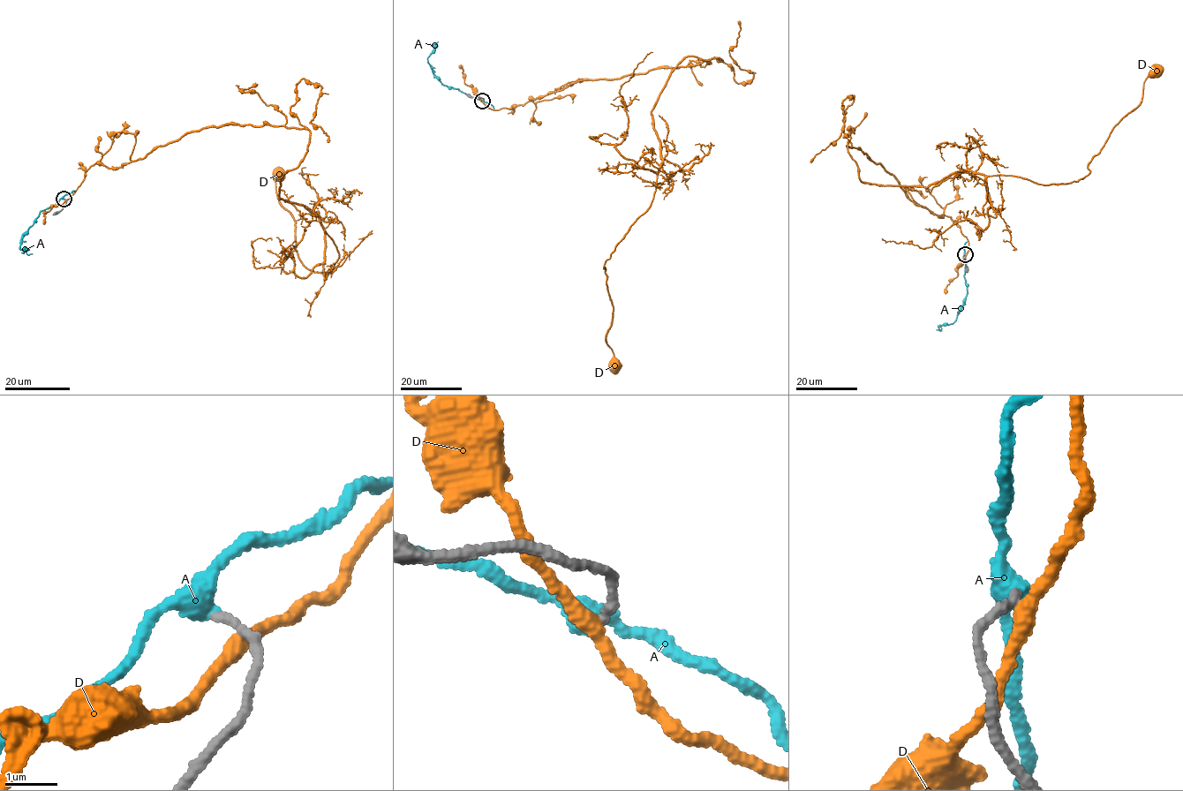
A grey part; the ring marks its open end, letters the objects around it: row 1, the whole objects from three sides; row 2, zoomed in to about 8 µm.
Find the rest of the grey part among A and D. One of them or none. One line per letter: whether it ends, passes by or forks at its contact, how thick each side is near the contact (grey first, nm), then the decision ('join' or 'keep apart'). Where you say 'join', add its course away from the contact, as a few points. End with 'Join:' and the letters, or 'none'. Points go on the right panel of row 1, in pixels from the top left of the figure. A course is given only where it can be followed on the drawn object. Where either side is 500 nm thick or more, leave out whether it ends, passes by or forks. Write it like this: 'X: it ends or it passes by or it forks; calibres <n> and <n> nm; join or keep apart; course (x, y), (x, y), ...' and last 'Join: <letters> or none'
A: it passes by; calibres 140 and 320 nm; join; course (965, 253), (964, 274), (968, 290), (962, 305), (954, 322), (945, 323), (939, 330), (936, 329)
D: it passes by; calibres 190 and 260 nm; keep apart
Join: A

